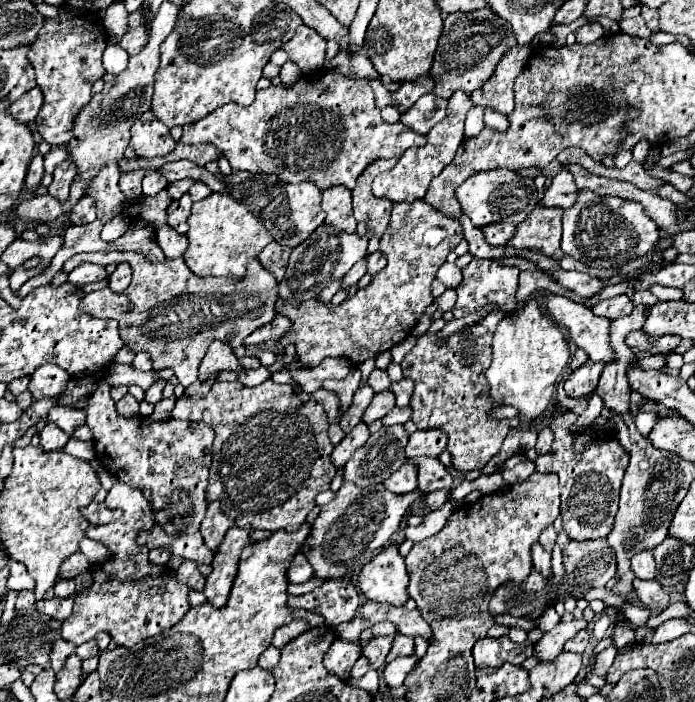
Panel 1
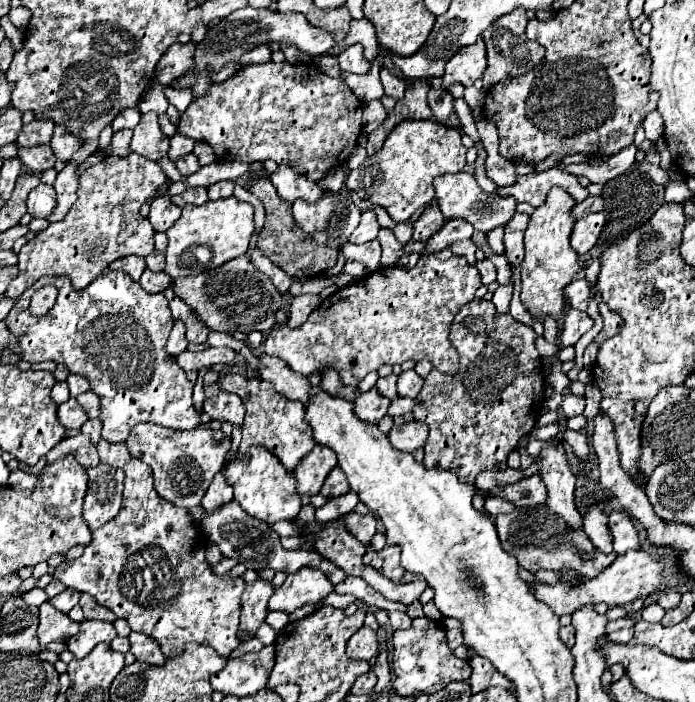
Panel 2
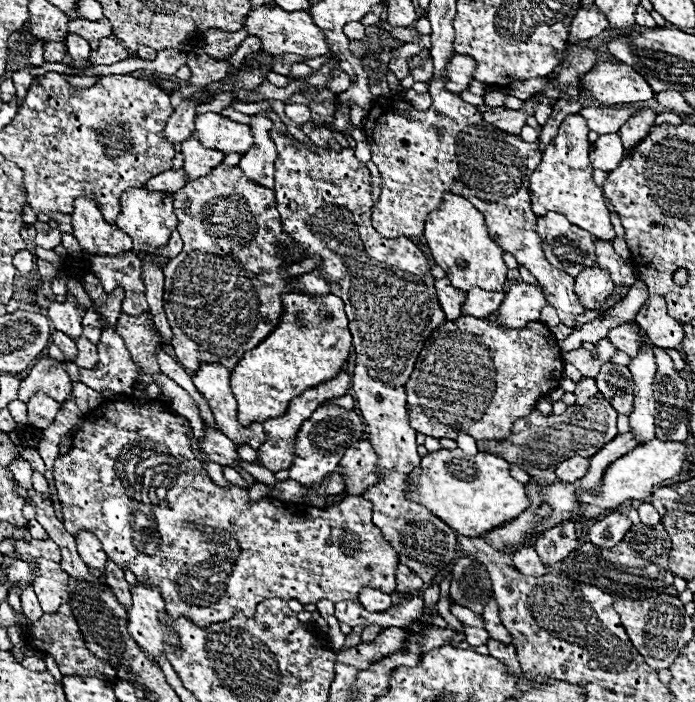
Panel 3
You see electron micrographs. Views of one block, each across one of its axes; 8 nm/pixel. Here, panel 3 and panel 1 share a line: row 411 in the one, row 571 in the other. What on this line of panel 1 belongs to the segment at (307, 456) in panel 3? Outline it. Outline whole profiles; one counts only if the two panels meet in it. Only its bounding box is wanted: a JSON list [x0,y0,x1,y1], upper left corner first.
[302,482,420,580]

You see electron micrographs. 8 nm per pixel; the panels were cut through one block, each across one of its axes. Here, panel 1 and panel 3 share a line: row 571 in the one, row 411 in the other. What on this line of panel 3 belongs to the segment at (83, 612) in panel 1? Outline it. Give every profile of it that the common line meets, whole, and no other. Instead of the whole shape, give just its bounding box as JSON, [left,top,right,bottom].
[54,400,398,628]

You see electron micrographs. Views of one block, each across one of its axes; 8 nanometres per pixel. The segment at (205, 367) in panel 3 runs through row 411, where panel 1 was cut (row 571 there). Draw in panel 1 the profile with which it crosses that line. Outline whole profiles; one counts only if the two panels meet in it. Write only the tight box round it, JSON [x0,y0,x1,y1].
[204,526,250,608]

